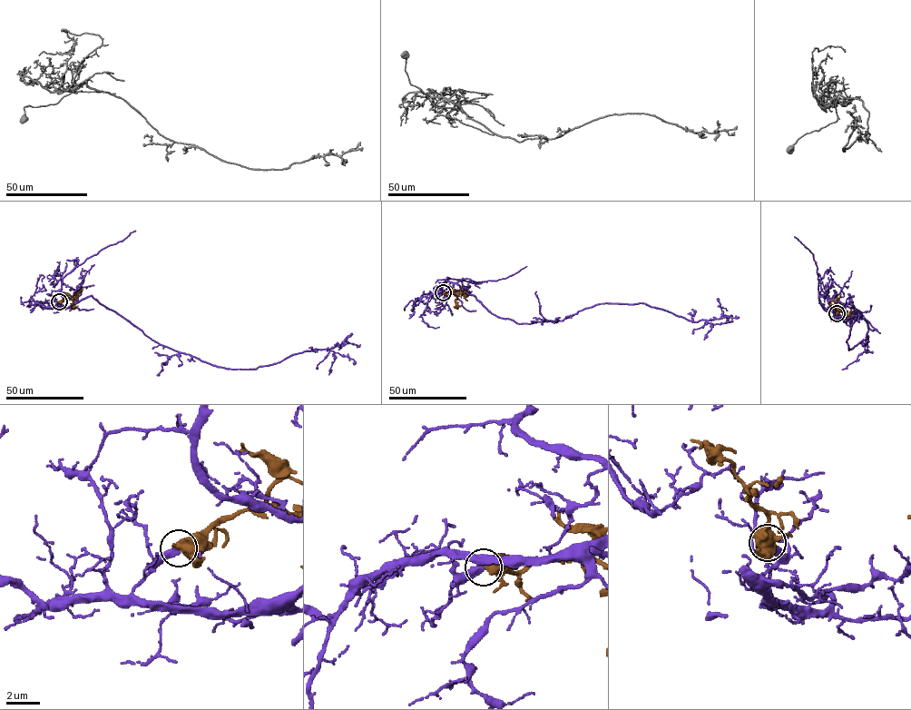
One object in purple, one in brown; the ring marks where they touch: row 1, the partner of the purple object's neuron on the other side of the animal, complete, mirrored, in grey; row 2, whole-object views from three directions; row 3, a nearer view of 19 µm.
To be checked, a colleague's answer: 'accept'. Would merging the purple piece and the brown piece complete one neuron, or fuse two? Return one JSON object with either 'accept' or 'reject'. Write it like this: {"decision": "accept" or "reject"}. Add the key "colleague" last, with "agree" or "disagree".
{"decision": "reject", "colleague": "disagree"}

